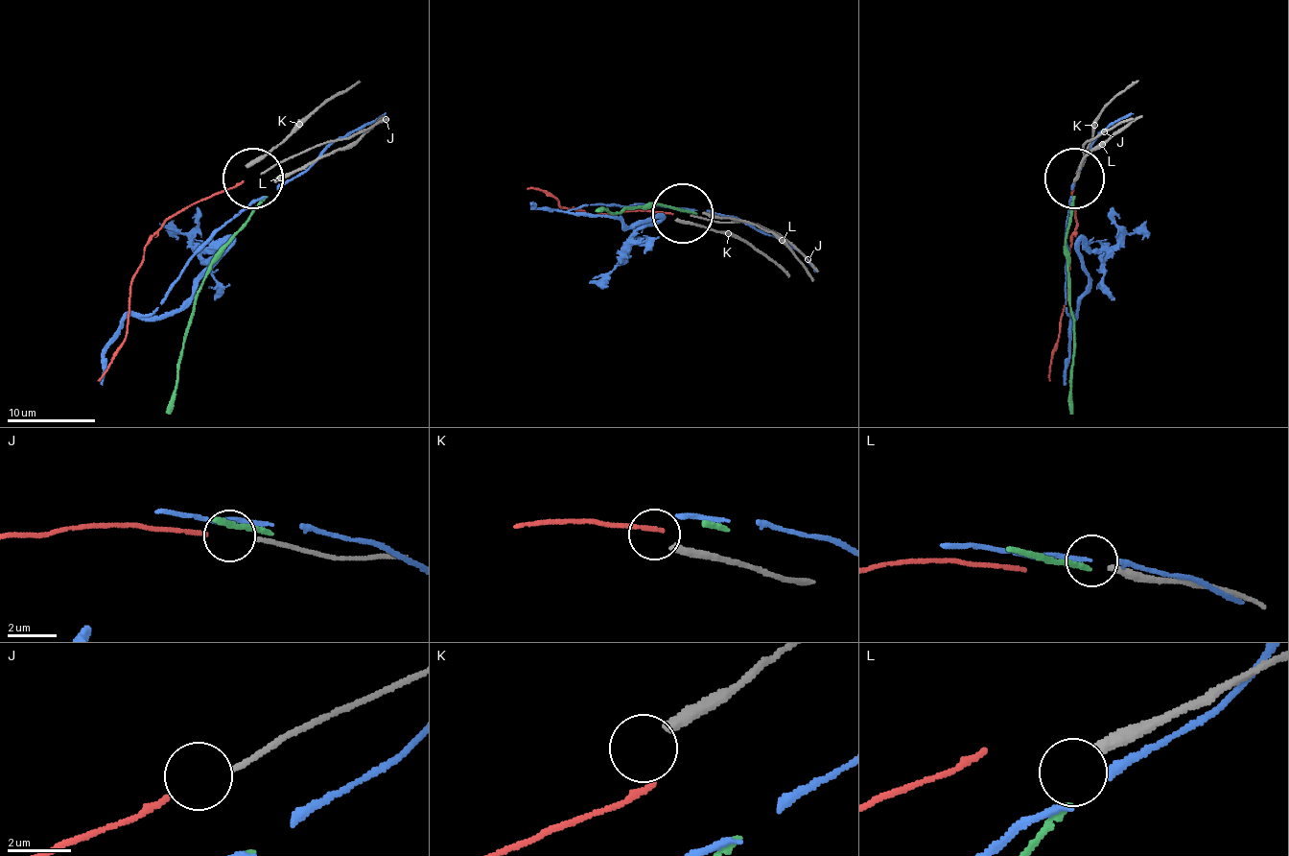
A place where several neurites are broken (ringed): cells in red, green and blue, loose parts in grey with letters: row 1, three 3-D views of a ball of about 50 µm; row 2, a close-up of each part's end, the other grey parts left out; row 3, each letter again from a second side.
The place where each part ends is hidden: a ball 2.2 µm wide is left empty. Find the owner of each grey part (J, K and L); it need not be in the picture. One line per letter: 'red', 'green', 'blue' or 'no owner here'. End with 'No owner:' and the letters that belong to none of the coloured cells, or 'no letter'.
J: red
K: no owner here
L: no owner here
No owner: K, L

